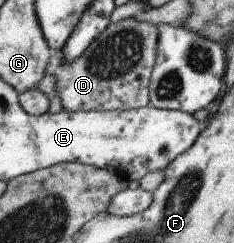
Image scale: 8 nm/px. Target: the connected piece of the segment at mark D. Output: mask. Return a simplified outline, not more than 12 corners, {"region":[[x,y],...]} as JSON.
{"region":[[108,24],[55,74],[63,110],[149,105],[159,27]]}

